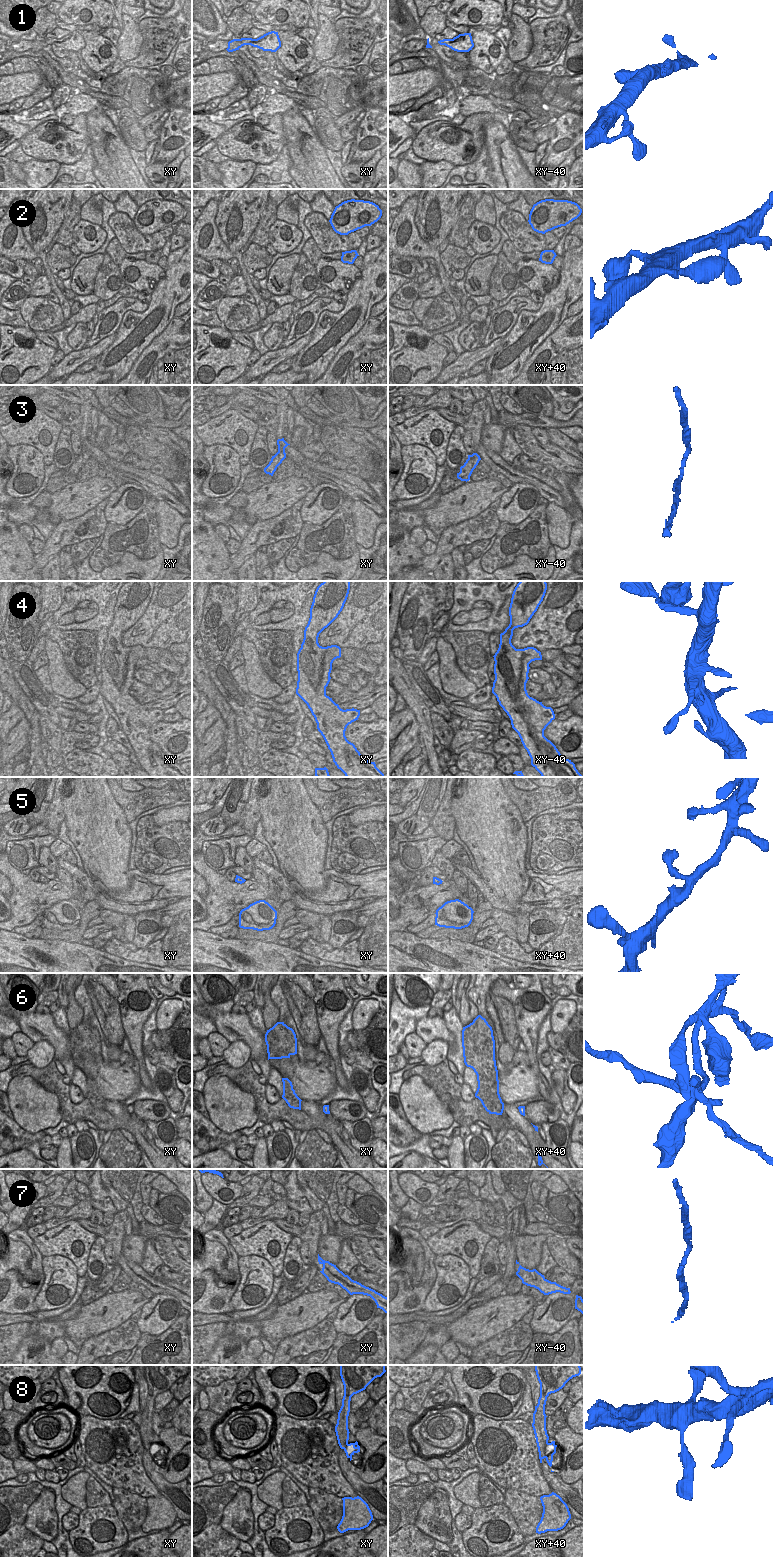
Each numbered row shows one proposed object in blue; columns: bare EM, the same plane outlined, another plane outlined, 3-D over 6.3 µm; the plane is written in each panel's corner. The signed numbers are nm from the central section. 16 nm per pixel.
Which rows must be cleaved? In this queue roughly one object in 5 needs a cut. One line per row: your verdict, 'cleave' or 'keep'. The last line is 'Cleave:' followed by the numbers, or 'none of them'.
1: keep
2: keep
3: cleave
4: keep
5: keep
6: cleave
7: keep
8: keep
Cleave: 3, 6

